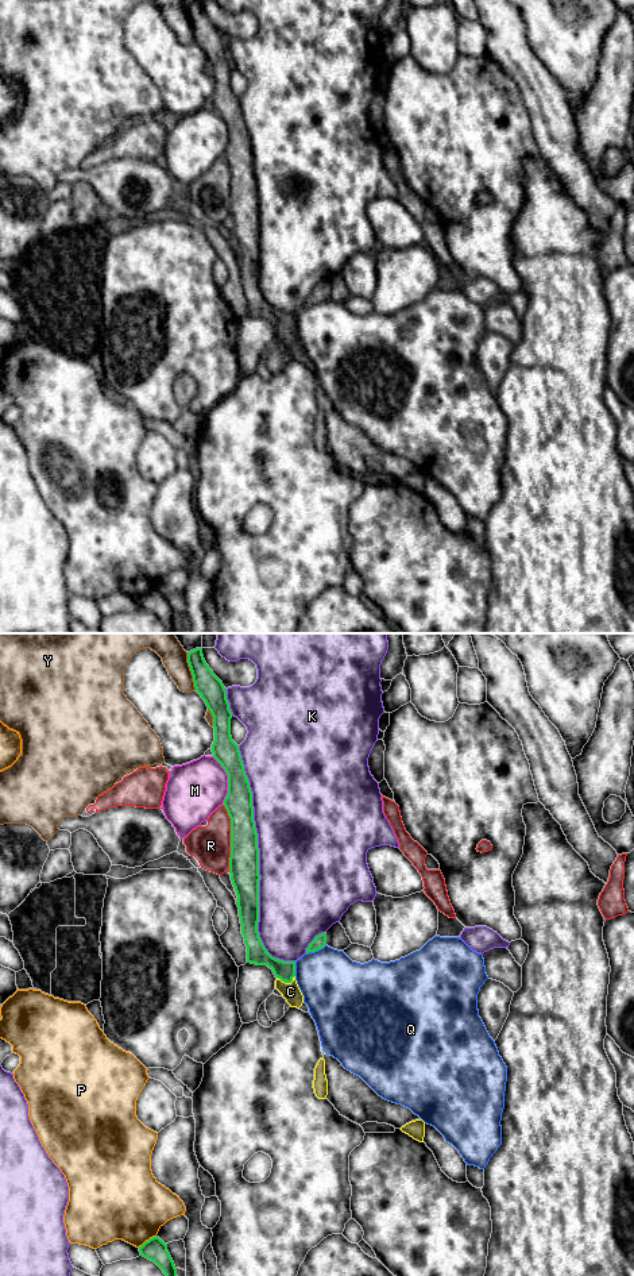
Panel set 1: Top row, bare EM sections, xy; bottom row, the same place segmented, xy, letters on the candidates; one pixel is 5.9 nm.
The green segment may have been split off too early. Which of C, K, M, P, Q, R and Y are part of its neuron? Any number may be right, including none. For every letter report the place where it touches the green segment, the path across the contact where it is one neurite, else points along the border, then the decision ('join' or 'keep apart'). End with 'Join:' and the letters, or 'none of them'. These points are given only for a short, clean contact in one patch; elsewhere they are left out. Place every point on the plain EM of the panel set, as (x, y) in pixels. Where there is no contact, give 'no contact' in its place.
C: contact xy (286, 334); way xy (256, 305), (267, 311), (286, 334), (290, 343); join
K: contact xy (258, 214); keep apart
M: contact xy (228, 133); keep apart
P: contact xy (146, 593); keep apart
Q: contact xy (316, 301); keep apart
R: contact xy (231, 189); keep apart
Y: contact xy (190, 22); keep apart
Join: C

